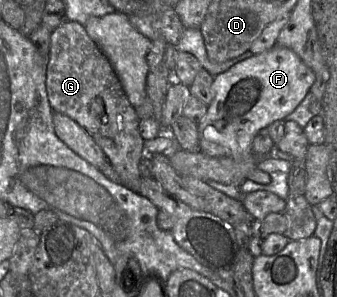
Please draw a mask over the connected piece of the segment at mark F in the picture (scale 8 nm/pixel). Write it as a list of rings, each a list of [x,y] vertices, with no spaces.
[[[279,45],[254,54],[216,75],[211,86],[212,102],[208,105],[205,117],[198,123],[199,151],[211,157],[231,157],[234,160],[255,156],[252,142],[256,133],[276,120],[285,120],[309,93],[314,81],[313,70],[294,51]]]

